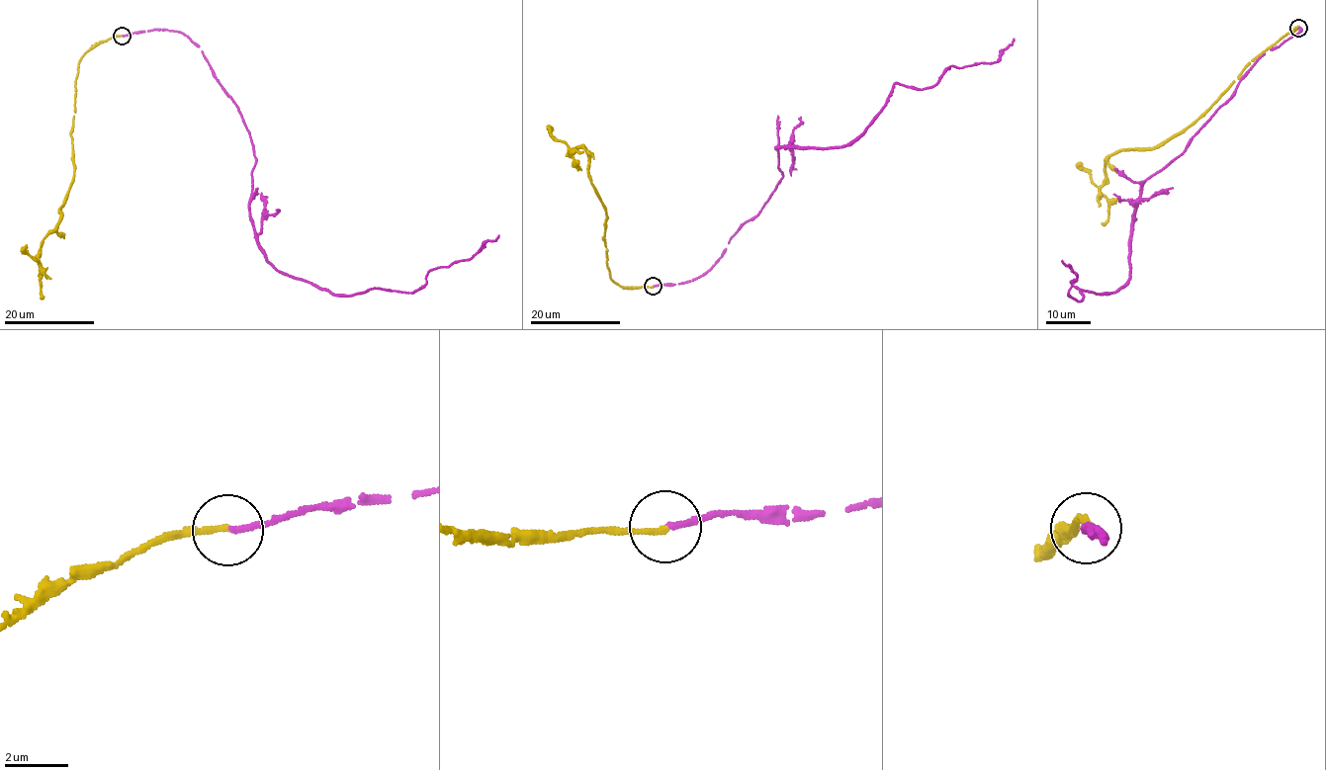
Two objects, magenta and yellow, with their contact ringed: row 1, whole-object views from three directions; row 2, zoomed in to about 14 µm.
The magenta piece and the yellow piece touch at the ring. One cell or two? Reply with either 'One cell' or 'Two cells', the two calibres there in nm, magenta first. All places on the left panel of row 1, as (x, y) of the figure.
Two cells. Thickness 190 nm (magenta) against 190 nm

